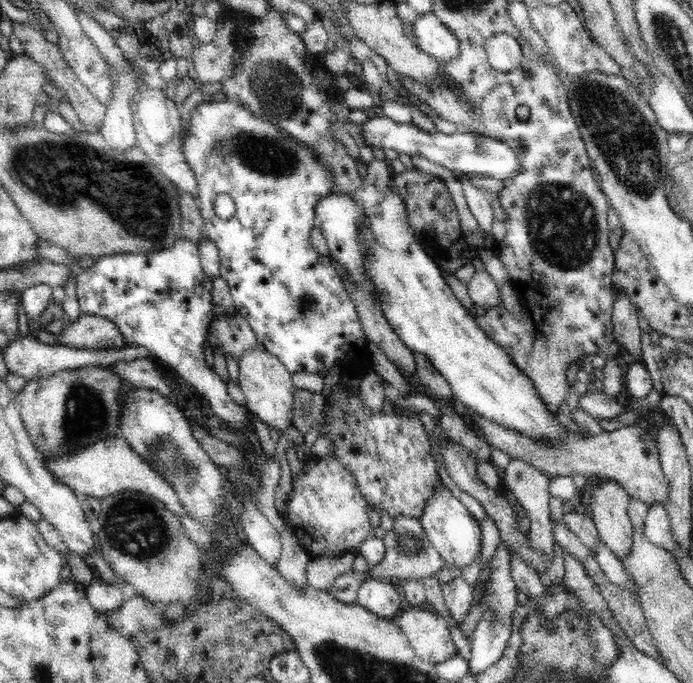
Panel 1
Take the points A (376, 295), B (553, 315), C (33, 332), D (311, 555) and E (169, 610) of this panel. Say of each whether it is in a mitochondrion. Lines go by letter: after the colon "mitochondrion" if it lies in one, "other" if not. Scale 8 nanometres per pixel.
A: other
B: other
C: other
D: other
E: other

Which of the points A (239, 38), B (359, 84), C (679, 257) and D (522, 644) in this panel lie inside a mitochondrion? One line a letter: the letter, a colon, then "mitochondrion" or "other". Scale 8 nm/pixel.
A: other
B: other
C: other
D: other

